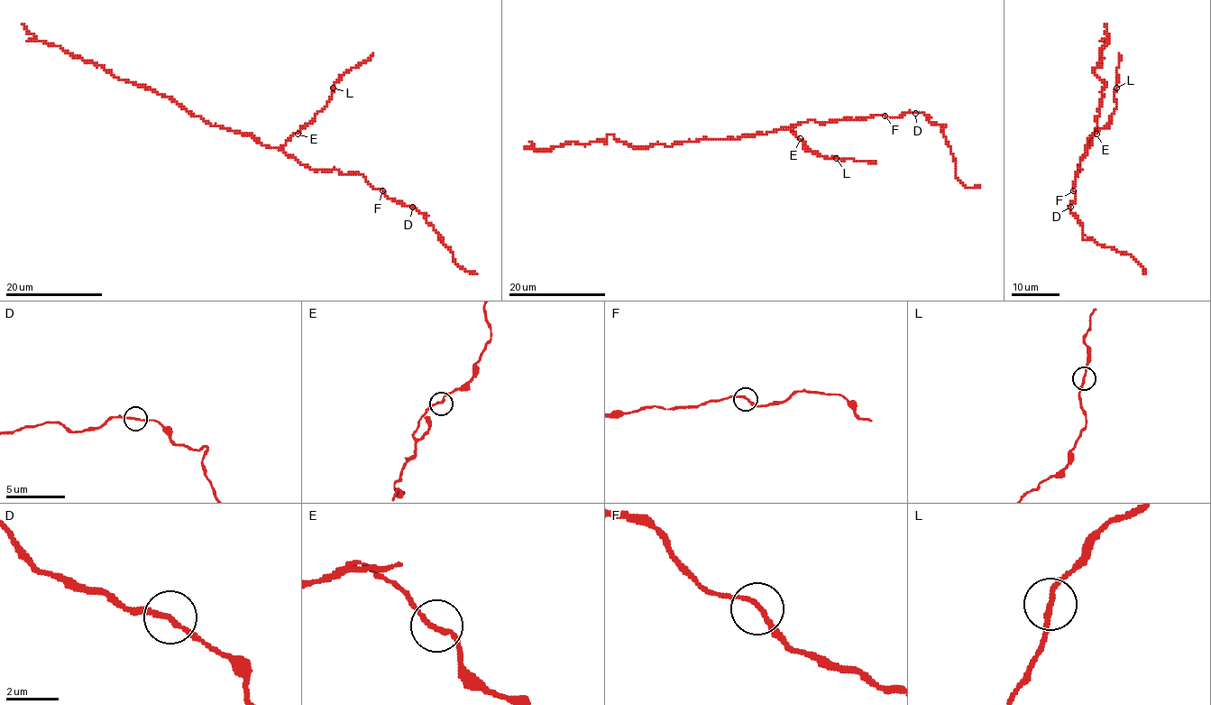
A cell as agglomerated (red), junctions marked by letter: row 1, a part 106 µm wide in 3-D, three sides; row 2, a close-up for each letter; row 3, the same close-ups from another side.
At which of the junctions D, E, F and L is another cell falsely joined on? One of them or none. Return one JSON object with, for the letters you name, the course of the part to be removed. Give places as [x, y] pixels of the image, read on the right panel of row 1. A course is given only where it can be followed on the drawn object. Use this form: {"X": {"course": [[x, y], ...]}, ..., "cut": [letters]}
{"cut": []}

